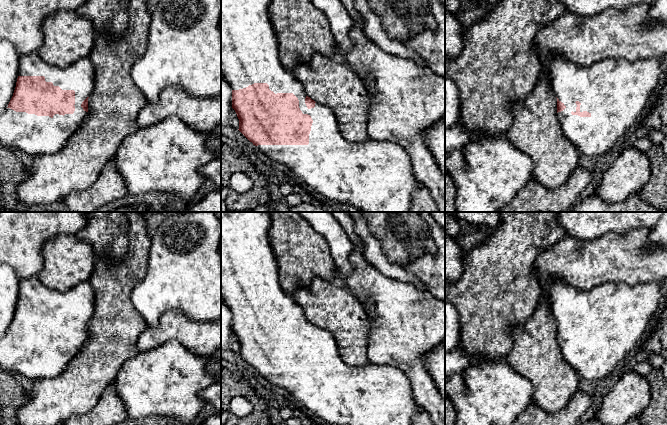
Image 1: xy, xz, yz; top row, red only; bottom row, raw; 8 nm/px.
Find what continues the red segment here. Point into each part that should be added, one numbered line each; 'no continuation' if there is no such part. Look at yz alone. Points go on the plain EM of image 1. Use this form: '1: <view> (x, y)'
1: yz (615, 315)

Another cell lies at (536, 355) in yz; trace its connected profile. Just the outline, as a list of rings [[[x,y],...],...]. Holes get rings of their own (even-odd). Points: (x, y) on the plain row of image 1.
[[[546,291],[528,320],[512,329],[513,347],[505,358],[519,374],[529,379],[534,386],[531,404],[541,407],[548,413],[564,408],[579,387],[579,374],[563,357],[557,341],[557,322],[552,316]]]

